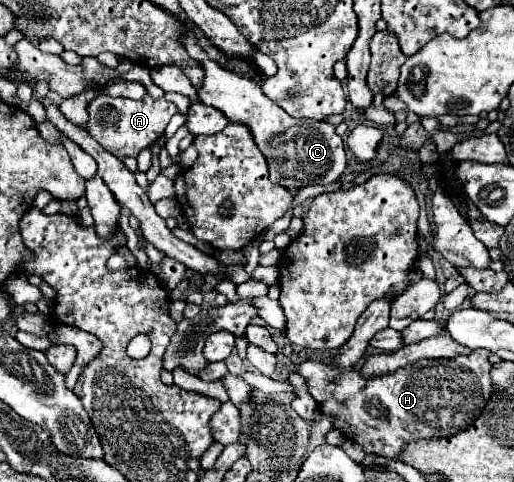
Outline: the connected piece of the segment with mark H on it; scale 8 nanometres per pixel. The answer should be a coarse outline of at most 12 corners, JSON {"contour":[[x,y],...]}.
{"contour":[[489,351],[413,361],[363,381],[319,361],[299,373],[319,411],[365,453],[391,459],[411,439],[451,437],[491,397]]}

